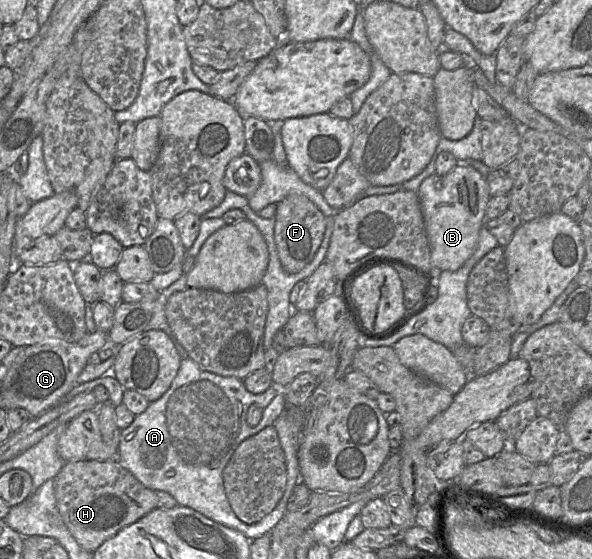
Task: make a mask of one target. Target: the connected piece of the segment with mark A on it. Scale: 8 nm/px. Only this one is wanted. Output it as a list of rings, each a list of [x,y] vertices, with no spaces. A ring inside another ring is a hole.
[[[185,256],[181,277],[166,289],[157,292],[153,315],[144,330],[161,330],[168,335],[182,359],[180,368],[162,397],[151,402],[143,413],[134,417],[127,428],[121,430],[117,461],[145,487],[167,492],[178,505],[191,508],[217,523],[239,531],[249,540],[254,540],[269,535],[285,515],[294,488],[285,488],[277,506],[258,523],[248,525],[237,518],[229,504],[223,484],[223,470],[242,441],[273,425],[283,413],[287,404],[283,392],[285,387],[272,383],[265,392],[252,394],[245,388],[243,380],[202,370],[177,342],[167,323],[165,307],[173,293],[187,288],[187,275],[193,268],[194,261],[195,257]],[[252,404],[264,409],[256,426],[249,426],[246,421],[248,408]]]

